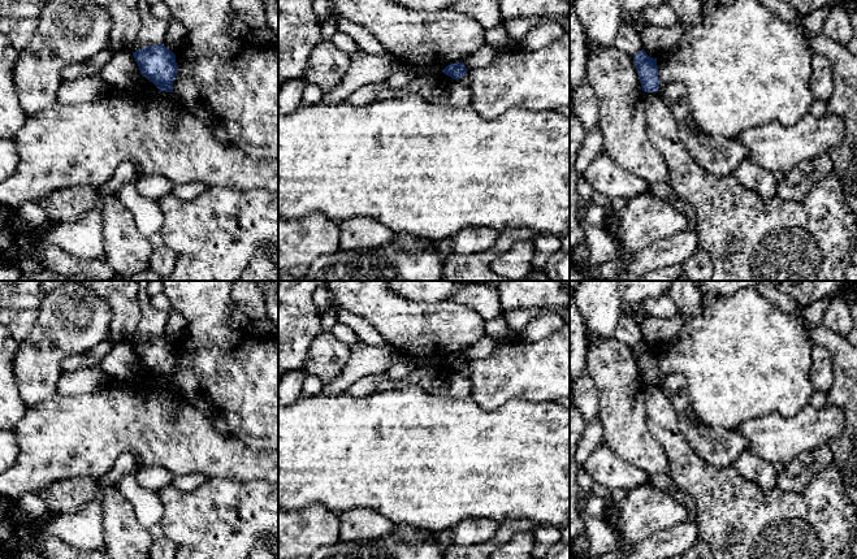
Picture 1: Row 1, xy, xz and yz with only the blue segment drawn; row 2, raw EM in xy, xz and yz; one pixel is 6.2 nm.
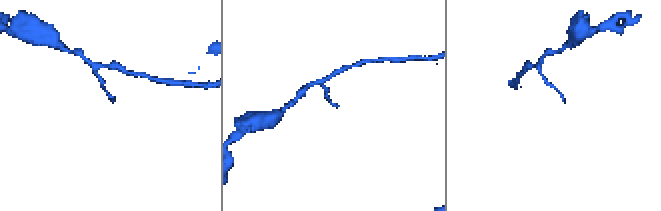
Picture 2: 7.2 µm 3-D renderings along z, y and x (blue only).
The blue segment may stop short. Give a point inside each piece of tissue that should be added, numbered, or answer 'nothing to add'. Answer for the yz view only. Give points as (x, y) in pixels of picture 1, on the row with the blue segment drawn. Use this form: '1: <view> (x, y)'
nothing to add

